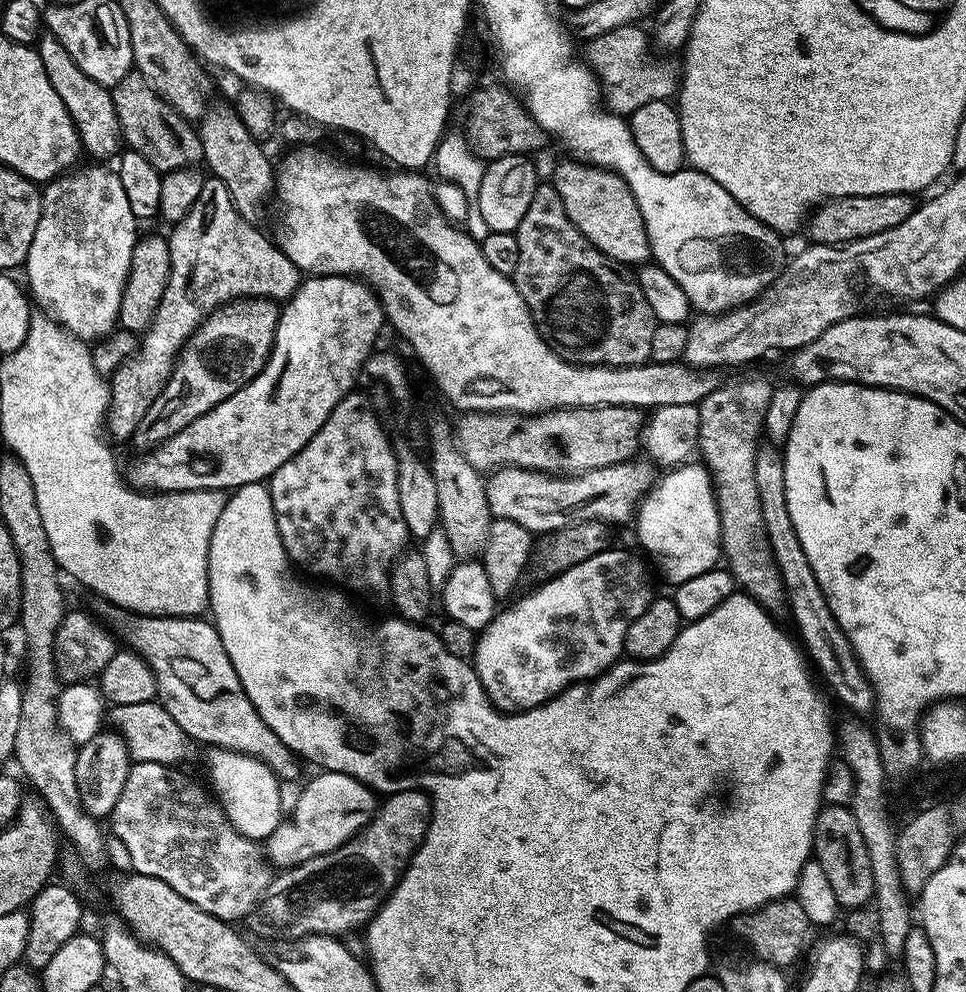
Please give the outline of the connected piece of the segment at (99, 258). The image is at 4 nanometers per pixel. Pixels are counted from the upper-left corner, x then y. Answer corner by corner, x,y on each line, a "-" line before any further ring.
102,164
93,165
63,173
43,187
38,227
24,263
31,297
48,306
57,323
85,342
103,339
100,337
117,327
133,248
138,239
138,221
127,201
119,173

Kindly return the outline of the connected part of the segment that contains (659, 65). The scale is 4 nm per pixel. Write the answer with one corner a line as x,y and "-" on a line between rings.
627,24
618,30
598,34
598,38
587,41
582,48
583,59
600,81
604,107
625,118
631,117
638,106
646,106
646,102
671,101
680,87
681,73
677,65
675,68
668,61
671,59
652,56
649,33
642,29
640,24

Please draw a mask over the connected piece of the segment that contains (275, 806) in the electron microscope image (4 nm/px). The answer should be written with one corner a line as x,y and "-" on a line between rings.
209,747
208,780
211,791
228,815
228,821
244,836
257,842
267,841
270,834
280,824
281,781
260,760
241,752
231,752
226,748

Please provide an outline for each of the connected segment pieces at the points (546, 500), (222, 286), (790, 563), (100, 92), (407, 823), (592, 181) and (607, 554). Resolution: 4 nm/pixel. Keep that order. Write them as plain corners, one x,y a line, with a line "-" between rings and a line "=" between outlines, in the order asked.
625,462
574,476
554,476
525,468
497,468
486,480
486,498
497,520
518,522
534,534
551,534
581,520
628,520
654,483
653,465
=
215,178
205,179
202,194
198,194
198,202
190,206
190,214
186,214
186,218
182,218
179,224
171,229
172,236
167,237
170,246
170,278
166,294
162,294
162,302
158,304
150,326
139,337
140,349
125,364
117,363
111,373
106,432
113,441
131,441
135,437
136,428
142,422
146,410
150,410
154,398
158,398
158,394
164,389
184,343
196,333
196,327
211,312
241,298
287,302
296,293
302,283
300,269
294,266
294,262
290,262
290,258
286,258
284,252
278,250
269,237
268,241
260,230
257,225
242,218
242,214
234,206
230,190
226,190
226,182
=
776,446
767,447
757,447
754,478
758,478
758,498
762,502
764,535
768,539
771,557
776,561
784,583
786,608
789,613
792,611
792,620
796,623
795,635
818,676
820,671
819,679
821,681
824,679
828,683
827,691
833,697
836,695
852,711
849,713
860,718
867,717
867,712
869,715
875,709
876,692
872,689
866,670
860,665
860,659
856,657
850,638
846,638
842,626
838,626
838,618
834,618
830,602
826,602
826,594
822,594
822,586
818,586
818,578
814,578
810,562
806,562
806,550
802,550
802,542
798,542
794,522
790,522
790,510
786,506
786,474
781,449
=
41,35
38,41
38,51
42,58
42,66
46,70
46,78
50,78
50,86
58,90
58,96
62,98
68,108
68,113
72,115
72,121
80,131
83,149
97,156
95,159
100,162
107,161
107,156
115,157
121,151
122,137
111,91
98,82
94,82
86,74
82,74
78,62
74,62
74,58
66,54
66,46
62,46
62,42
58,42
56,36
=
419,788
393,792
385,800
388,801
377,807
372,821
353,840
306,862
293,864
275,877
274,884
277,889
280,887
280,892
265,896
258,908
270,927
289,932
292,938
309,934
340,938
345,935
343,932
367,925
404,875
432,819
429,793
=
575,158
567,159
553,170
550,183
558,190
558,198
562,198
562,206
570,222
578,226
581,234
603,256
617,265
643,265
651,257
652,247
648,244
646,226
638,210
638,202
624,179
617,172
609,172
607,168
597,168
595,164
585,164
=
606,546
598,554
572,564
566,571
543,581
541,588
524,596
513,608
497,611
494,619
479,633
474,667
480,685
493,708
507,714
524,712
552,700
572,684
591,682
607,672
624,656
626,630
630,622
646,610
654,599
648,568
632,552

